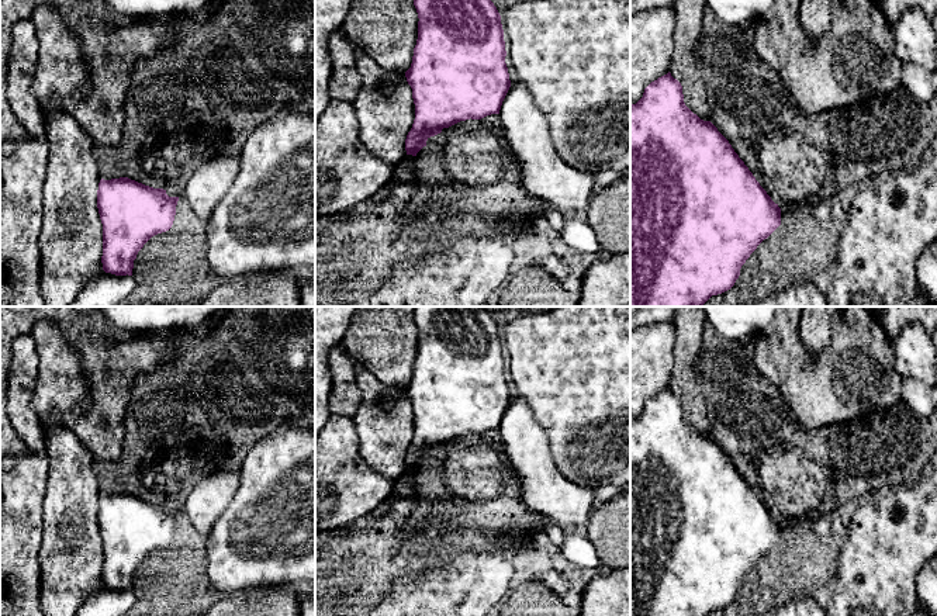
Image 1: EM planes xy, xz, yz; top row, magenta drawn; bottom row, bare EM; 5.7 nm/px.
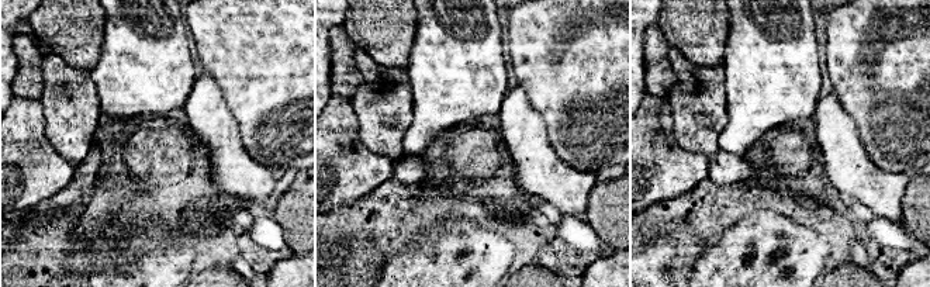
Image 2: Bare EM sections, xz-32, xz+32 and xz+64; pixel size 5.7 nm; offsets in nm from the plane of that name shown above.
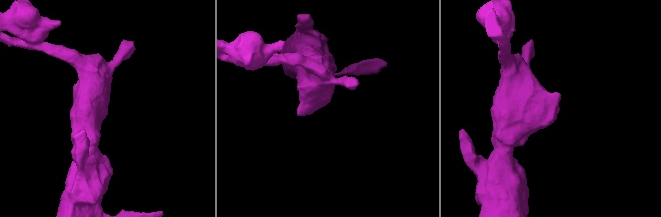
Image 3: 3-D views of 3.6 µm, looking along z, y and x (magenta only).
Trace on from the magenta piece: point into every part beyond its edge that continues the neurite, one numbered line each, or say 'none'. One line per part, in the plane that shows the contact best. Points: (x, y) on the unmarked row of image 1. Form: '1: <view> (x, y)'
none

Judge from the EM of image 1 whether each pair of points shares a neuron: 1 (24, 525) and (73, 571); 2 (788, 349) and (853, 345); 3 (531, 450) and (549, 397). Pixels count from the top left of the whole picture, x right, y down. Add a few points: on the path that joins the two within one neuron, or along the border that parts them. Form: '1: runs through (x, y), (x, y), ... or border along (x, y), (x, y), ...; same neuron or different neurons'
1: border along (44, 508), (44, 532), (38, 552), (41, 574); different neurons
2: runs through (804, 363), (834, 363), (837, 360); same neuron
3: border along (519, 397), (546, 435), (552, 454); different neurons

